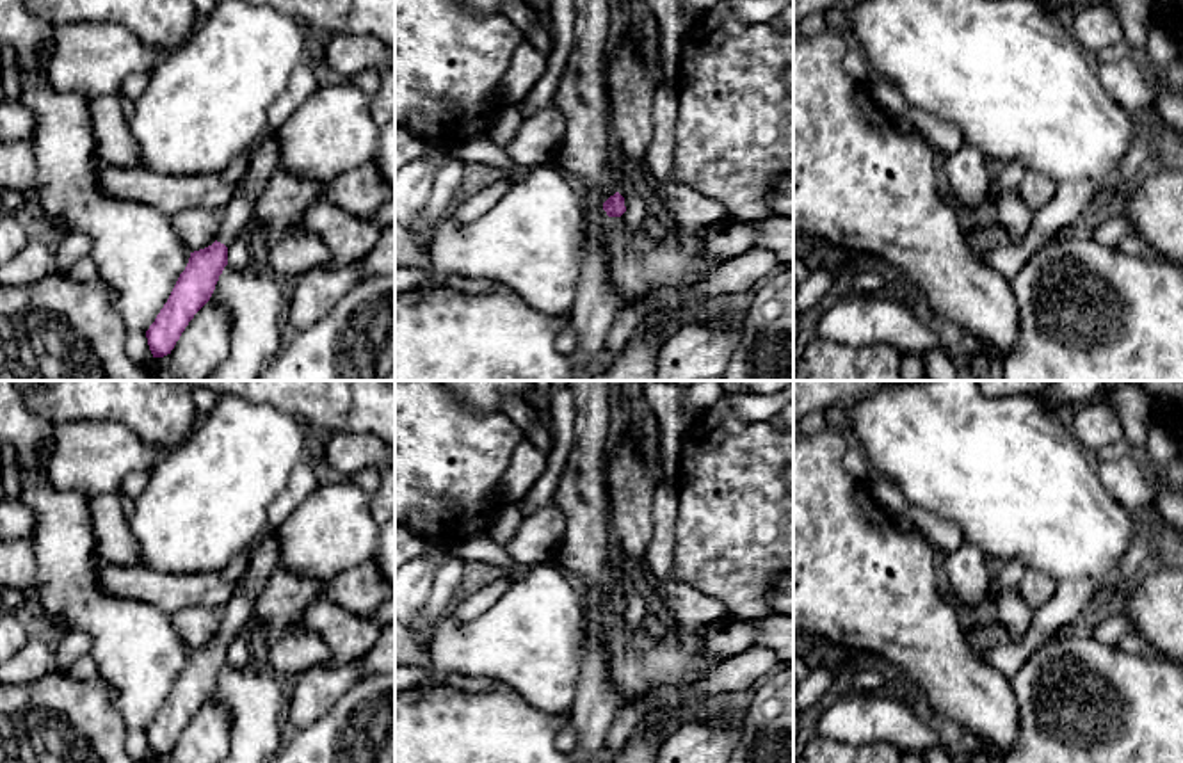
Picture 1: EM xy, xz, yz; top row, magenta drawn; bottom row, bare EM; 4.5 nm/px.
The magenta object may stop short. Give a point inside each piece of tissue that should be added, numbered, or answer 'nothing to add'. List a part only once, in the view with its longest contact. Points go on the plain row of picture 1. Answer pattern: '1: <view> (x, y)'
1: xy (264, 555)

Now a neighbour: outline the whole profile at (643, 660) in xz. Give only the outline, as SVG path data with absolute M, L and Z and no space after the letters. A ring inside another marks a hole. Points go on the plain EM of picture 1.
M607 615L600 621L600 646L608 655L608 676L623 706L662 688L690 688L703 676L696 653L687 651L651 621L632 628L621 615Z

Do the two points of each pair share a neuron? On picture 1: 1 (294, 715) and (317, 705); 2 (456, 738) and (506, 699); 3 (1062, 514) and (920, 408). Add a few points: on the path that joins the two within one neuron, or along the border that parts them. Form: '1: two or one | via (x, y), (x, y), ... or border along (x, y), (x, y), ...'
1: one | via (299, 714), (312, 705)
2: one | via (468, 737), (493, 712)
3: one | via (1027, 489), (1005, 470), (972, 459), (956, 443)

